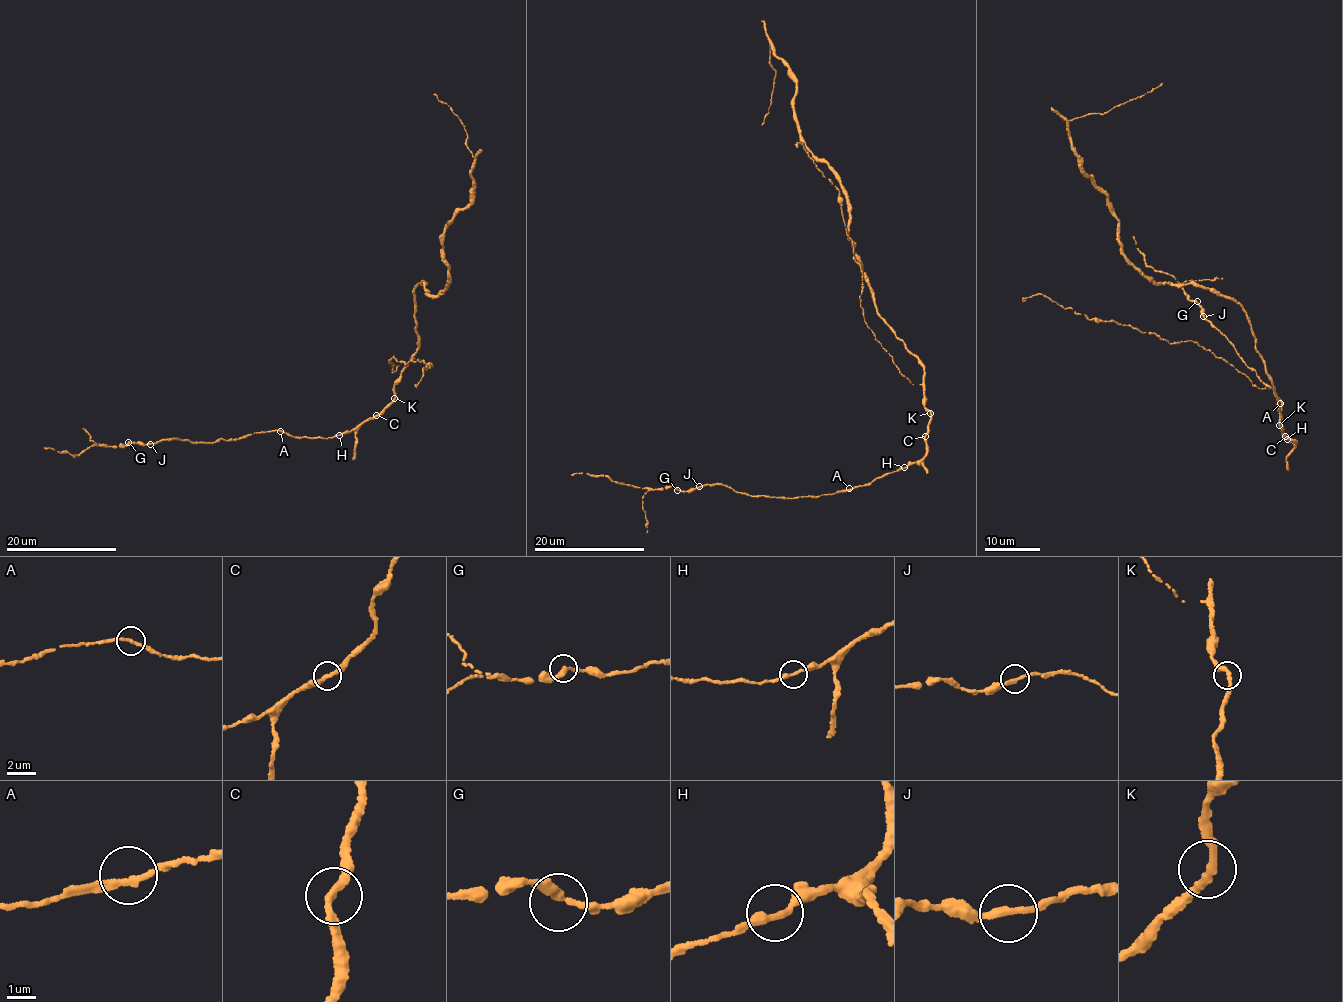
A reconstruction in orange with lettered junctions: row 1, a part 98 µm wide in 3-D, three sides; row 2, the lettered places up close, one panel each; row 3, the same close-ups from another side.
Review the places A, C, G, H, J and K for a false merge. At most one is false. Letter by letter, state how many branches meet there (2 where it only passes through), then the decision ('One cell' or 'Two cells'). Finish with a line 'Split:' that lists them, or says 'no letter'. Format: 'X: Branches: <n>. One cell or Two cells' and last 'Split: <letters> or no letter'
A: Branches: 2. One cell
C: Branches: 2. One cell
G: Branches: 2. One cell
H: Branches: 2. One cell
J: Branches: 2. One cell
K: Branches: 2. One cell
Split: no letter

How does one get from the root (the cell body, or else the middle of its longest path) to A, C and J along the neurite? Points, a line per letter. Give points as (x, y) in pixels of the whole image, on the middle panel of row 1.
A: (917, 358), (925, 373), (924, 406), (932, 414), (925, 438), (927, 448), (924, 456), (867, 484), (849, 488)
C: (917, 358), (925, 373), (924, 406), (932, 414), (925, 436)
J: (917, 358), (925, 373), (924, 406), (932, 414), (921, 459), (864, 485), (814, 497), (699, 486)

